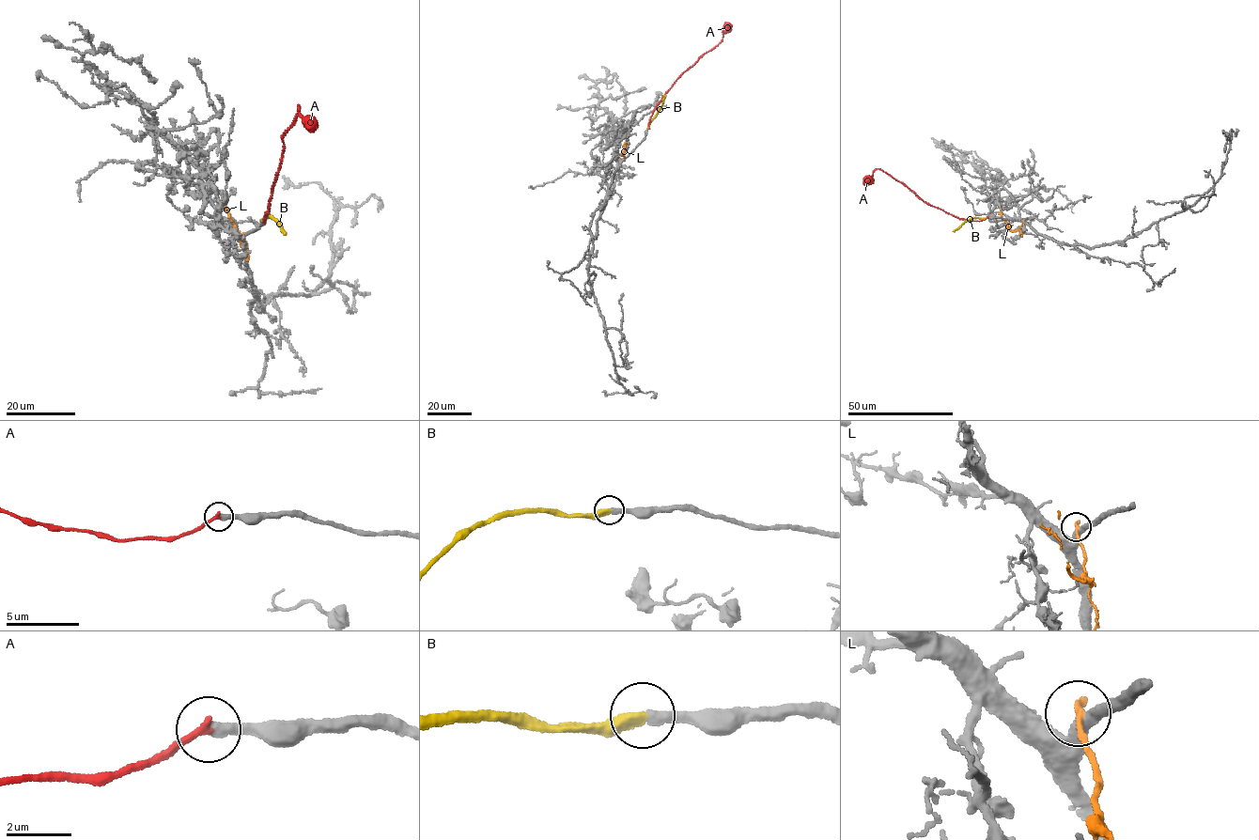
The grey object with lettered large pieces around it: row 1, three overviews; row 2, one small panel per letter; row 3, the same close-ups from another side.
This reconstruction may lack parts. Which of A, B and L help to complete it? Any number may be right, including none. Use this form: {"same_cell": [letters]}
{"same_cell": ["B"]}

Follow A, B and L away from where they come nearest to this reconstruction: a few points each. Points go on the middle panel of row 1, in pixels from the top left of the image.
A: (648, 128), (652, 112), (681, 73), (719, 44), (722, 32), (730, 25)
B: (647, 128), (665, 94)
L: (624, 159), (627, 137)

